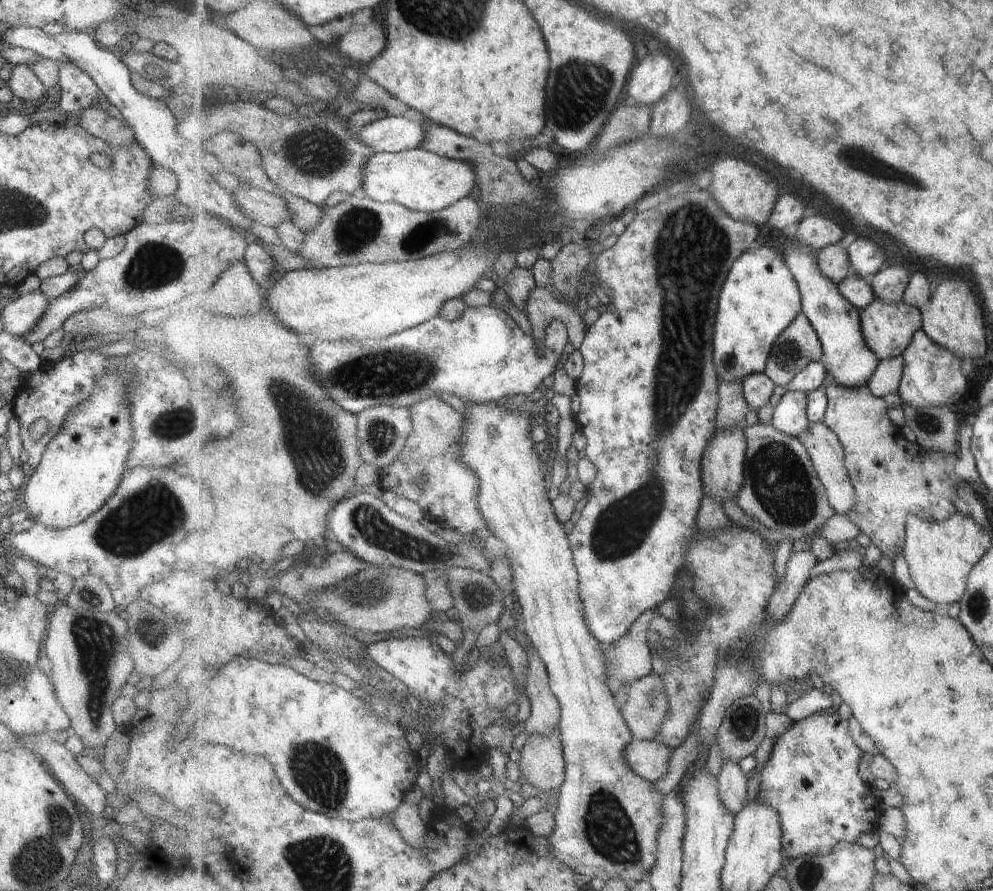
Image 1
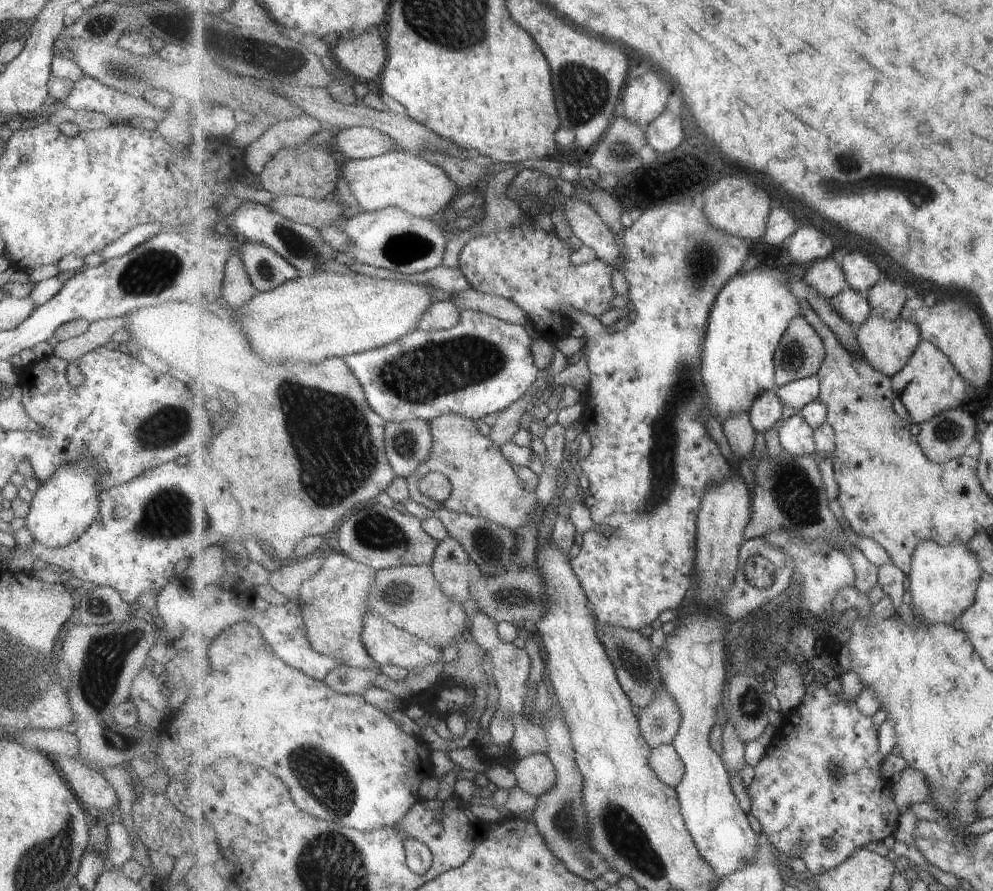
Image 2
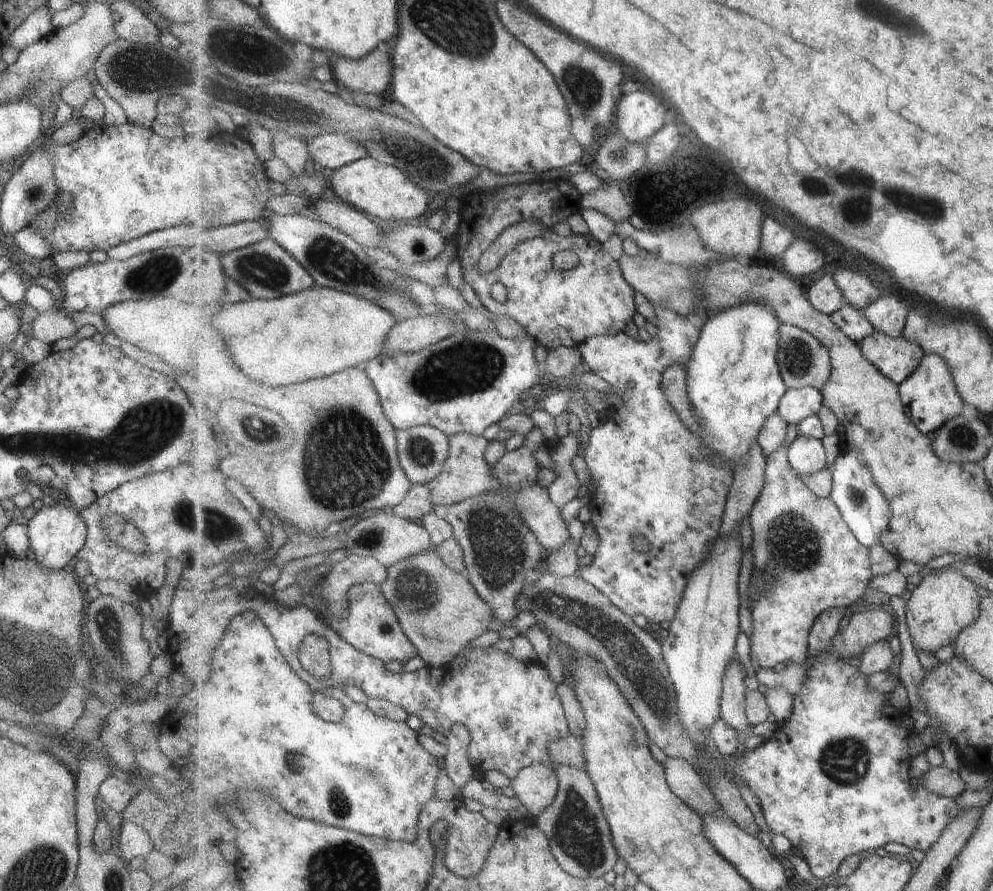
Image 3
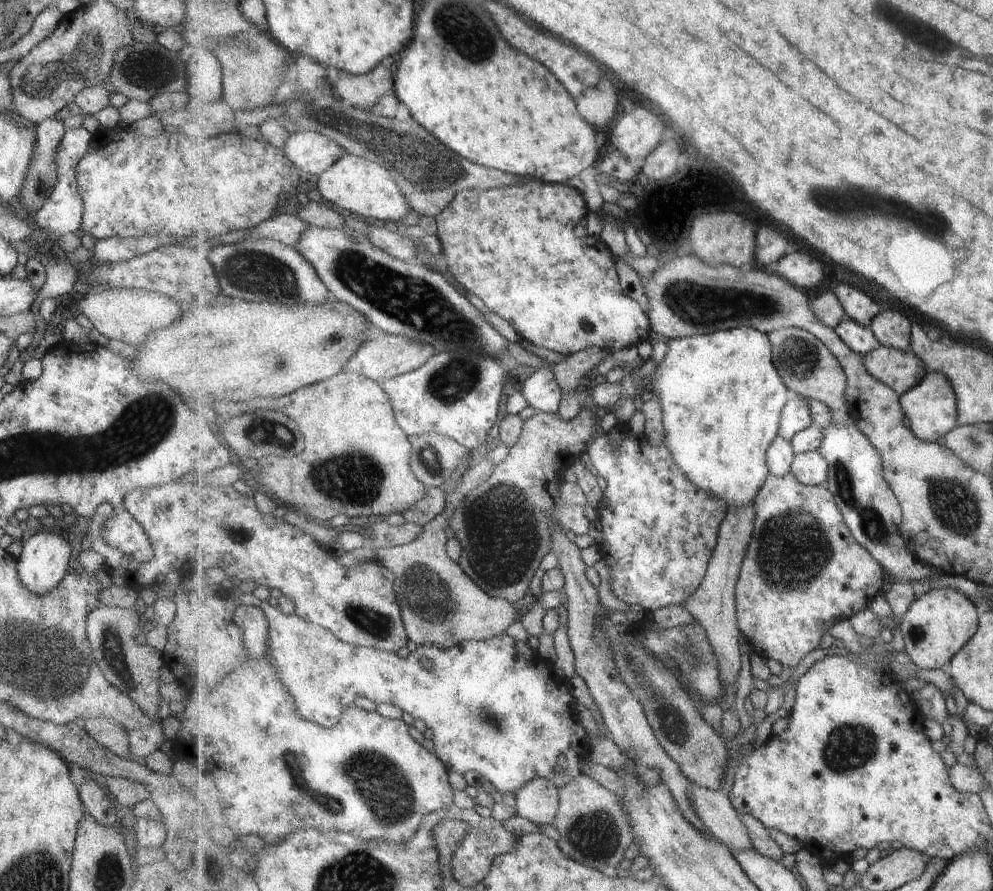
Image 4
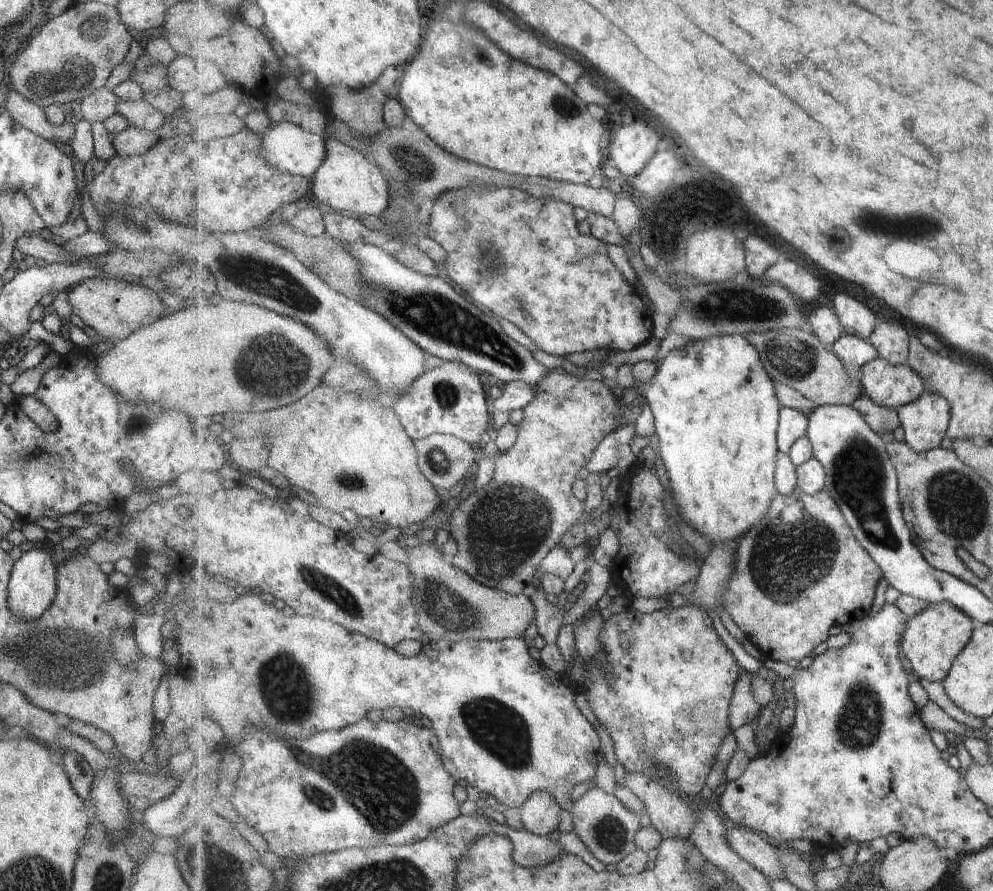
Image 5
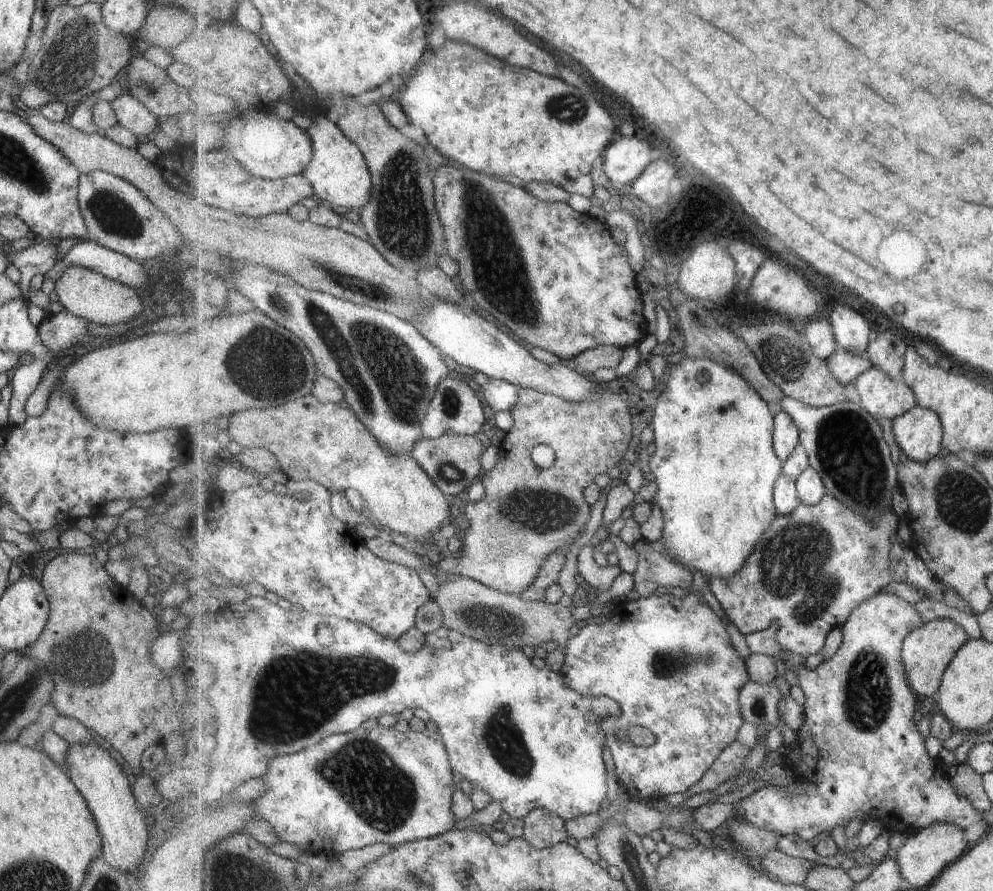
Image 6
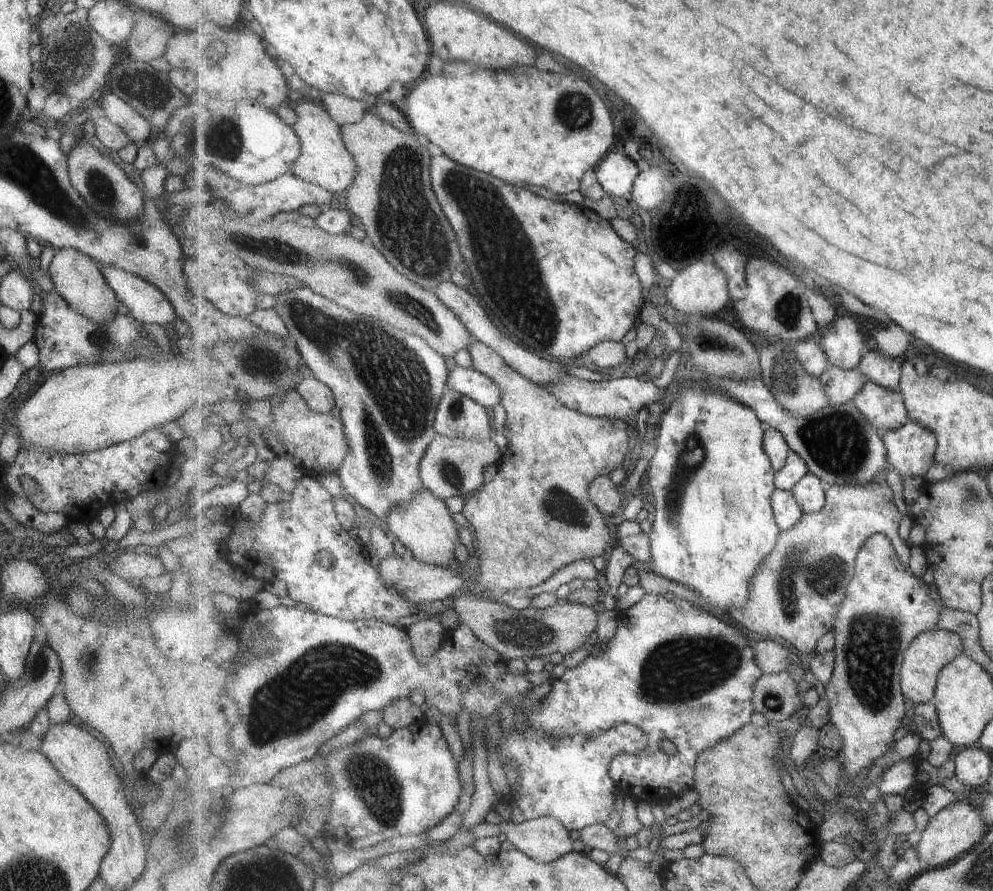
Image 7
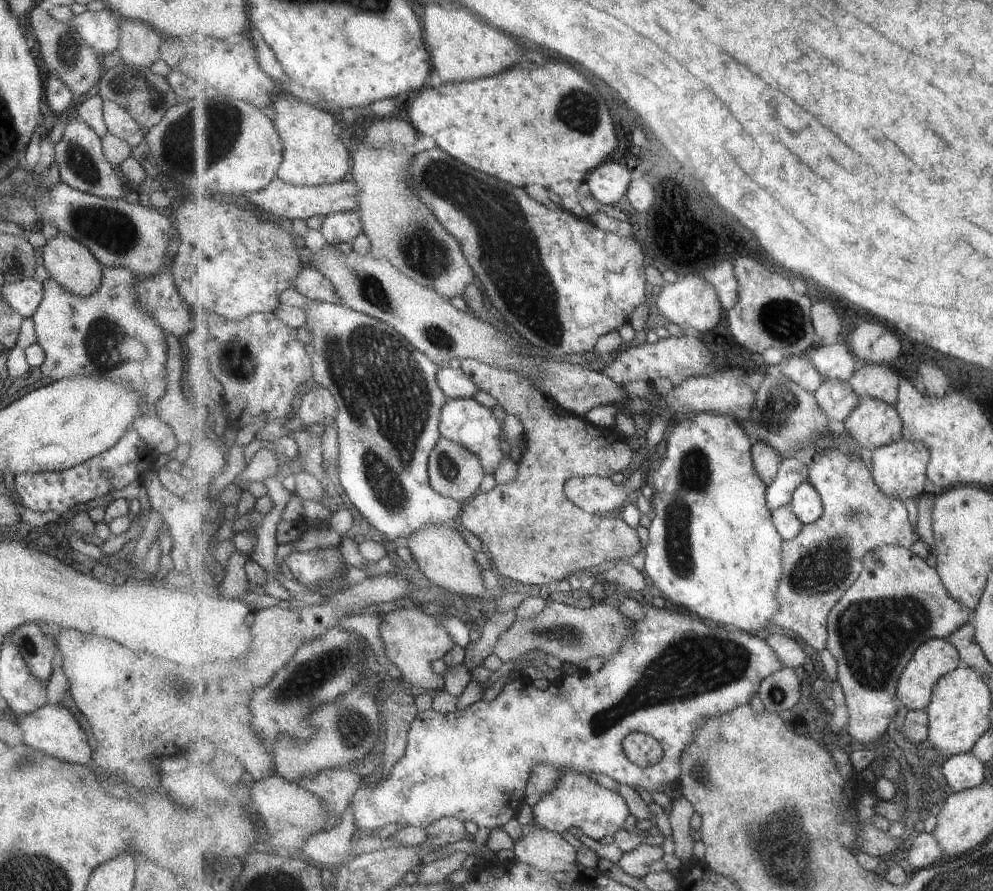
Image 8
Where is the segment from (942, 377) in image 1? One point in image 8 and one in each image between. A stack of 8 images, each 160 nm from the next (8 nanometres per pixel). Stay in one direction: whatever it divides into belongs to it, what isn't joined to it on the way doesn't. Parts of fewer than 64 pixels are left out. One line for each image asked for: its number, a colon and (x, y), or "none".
2: (930, 384)
3: (931, 394)
4: (931, 407)
5: (925, 422)
6: (919, 434)
7: (912, 449)
8: (900, 469)

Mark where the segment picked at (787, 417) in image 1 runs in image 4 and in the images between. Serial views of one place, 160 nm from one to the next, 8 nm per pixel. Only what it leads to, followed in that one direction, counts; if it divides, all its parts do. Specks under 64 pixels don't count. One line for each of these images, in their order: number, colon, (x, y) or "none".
2: (796, 436)
3: (807, 456)
4: (811, 468)

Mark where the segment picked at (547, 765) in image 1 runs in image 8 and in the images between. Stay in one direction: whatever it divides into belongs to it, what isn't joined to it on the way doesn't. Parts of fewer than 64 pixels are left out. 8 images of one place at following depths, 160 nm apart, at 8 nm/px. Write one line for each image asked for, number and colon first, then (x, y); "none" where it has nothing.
2: (536, 774)
3: (537, 786)
4: (538, 802)
5: (541, 814)
6: (542, 828)
7: (545, 839)
8: (544, 849)

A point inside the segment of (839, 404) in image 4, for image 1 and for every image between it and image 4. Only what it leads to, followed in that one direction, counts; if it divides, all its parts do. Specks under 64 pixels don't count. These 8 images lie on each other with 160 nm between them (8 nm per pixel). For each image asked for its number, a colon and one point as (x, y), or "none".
1: (800, 345)
2: (801, 353)
3: (804, 361)

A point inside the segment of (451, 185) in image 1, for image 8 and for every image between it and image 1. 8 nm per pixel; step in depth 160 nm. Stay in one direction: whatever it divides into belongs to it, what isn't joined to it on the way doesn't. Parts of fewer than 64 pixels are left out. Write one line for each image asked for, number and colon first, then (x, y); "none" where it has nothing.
2: (401, 179)
3: (380, 190)
4: (354, 183)
5: (347, 181)
6: (339, 173)
7: (325, 161)
8: (313, 154)

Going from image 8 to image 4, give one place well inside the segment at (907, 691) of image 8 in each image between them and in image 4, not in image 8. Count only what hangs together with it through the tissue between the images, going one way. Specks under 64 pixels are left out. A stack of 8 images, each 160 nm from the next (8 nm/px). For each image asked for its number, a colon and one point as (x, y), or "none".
4: (940, 623)
5: (935, 638)
6: (929, 650)
7: (929, 653)

